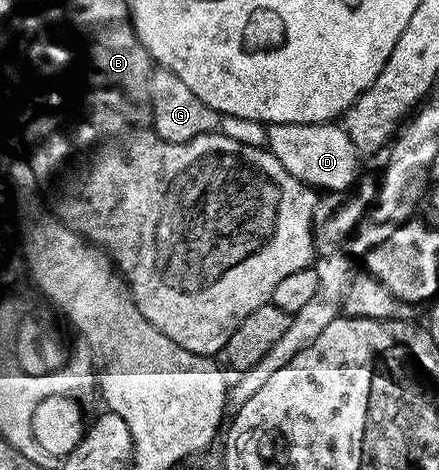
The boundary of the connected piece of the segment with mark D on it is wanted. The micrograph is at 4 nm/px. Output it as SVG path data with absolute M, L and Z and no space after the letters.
M285 122L273 124L267 128L266 147L303 184L309 184L316 190L328 188L335 194L343 194L354 189L360 179L359 147L347 133L347 129L335 122L326 124L306 124L305 122Z

